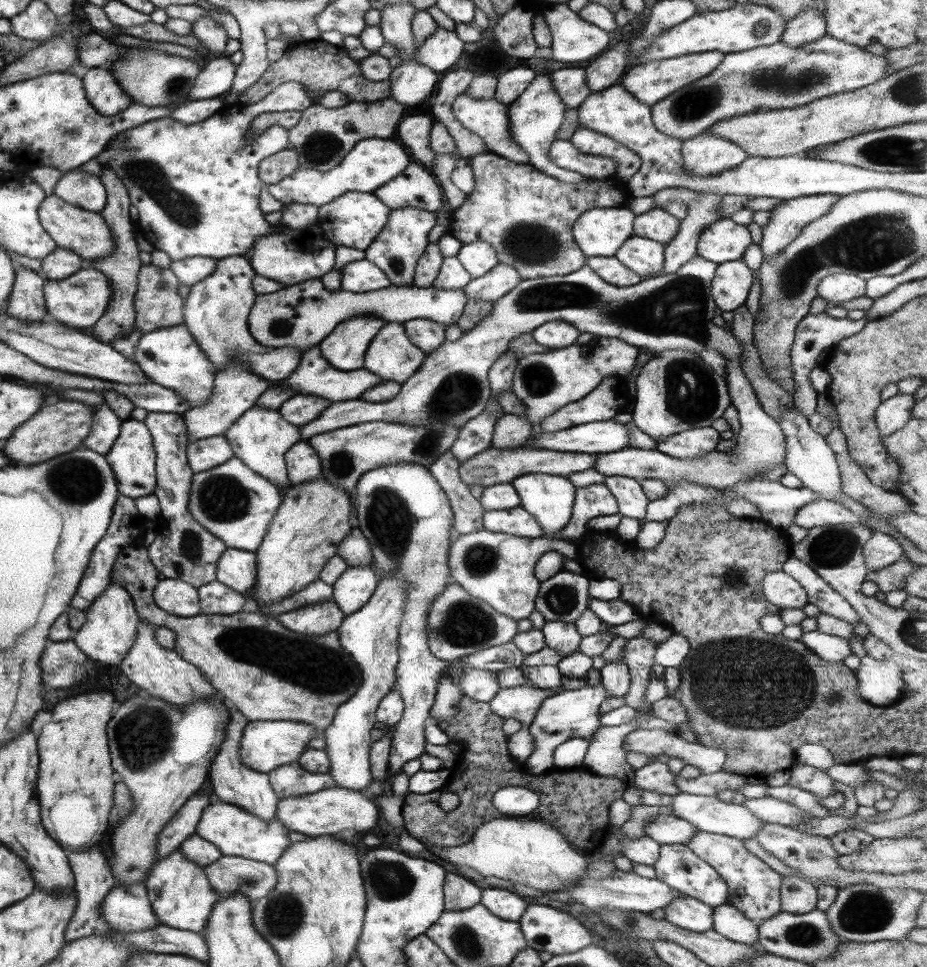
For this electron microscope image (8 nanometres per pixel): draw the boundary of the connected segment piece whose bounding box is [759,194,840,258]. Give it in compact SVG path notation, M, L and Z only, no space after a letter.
M818 194L784 201L771 211L760 242L763 258L778 257L801 233L804 226L821 218L839 200L832 194Z

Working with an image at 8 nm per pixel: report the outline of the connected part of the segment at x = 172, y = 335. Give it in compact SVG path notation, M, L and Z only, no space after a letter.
M184 323L142 334L136 348L136 363L150 377L152 383L158 383L182 395L188 408L204 405L208 401L218 374L214 364L200 350Z

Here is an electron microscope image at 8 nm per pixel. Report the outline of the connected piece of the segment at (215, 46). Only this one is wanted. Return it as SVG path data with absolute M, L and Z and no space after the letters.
M210 14L200 16L198 20L193 23L193 32L196 40L200 40L202 48L208 50L207 54L212 56L224 57L224 50L226 42L228 42L228 32L224 30L222 24L218 24Z

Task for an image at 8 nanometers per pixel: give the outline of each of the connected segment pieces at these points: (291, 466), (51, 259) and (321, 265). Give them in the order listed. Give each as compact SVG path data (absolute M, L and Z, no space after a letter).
M298 441L285 454L290 485L322 478L322 461L308 441Z
M58 248L42 260L42 276L48 281L60 281L79 272L86 263L72 250Z
M316 223L305 230L288 230L261 237L253 250L246 252L246 258L256 275L292 286L306 280L321 279L324 274L330 272L335 263L337 248L338 246L325 238L324 230Z

